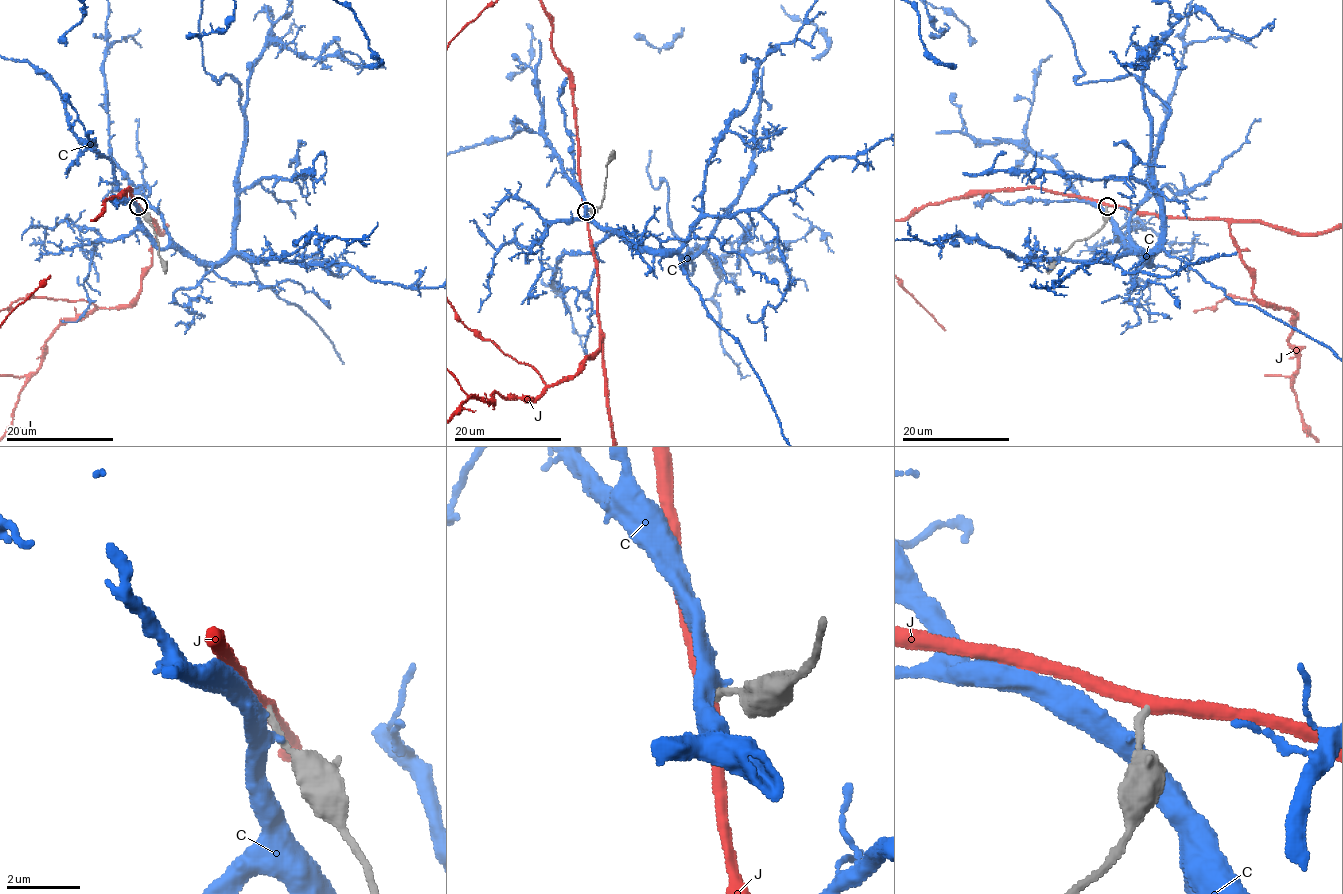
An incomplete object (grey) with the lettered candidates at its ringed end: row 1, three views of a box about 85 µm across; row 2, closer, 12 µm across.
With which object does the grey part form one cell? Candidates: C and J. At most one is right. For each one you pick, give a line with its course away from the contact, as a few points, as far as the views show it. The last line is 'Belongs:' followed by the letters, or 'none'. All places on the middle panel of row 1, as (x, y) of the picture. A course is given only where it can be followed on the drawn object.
Belongs: J

